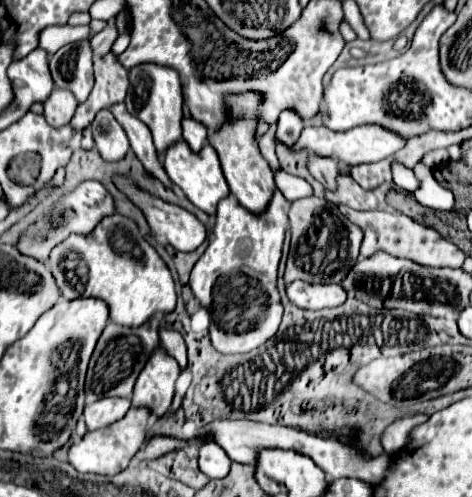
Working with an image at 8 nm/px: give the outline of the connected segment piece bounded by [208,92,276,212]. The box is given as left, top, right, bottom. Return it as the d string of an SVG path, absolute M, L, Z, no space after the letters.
M238 92L238 96L226 96L226 106L230 108L230 120L226 120L222 128L210 132L208 142L218 152L230 192L250 212L264 212L276 190L276 184L274 172L270 170L266 158L260 154L256 138L256 126L262 122L258 120L258 92Z

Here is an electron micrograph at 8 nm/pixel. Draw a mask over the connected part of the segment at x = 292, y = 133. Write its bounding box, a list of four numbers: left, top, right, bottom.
[276,108,304,144]

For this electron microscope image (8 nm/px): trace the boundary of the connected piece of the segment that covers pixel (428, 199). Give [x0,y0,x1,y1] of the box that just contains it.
[414,162,454,210]

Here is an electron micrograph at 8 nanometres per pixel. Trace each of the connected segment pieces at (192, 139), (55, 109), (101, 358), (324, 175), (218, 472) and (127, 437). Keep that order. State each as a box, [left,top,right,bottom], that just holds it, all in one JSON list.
[[182,118,208,152],[44,88,78,128],[86,316,160,404],[308,156,338,190],[198,442,230,478],[68,408,150,476]]

